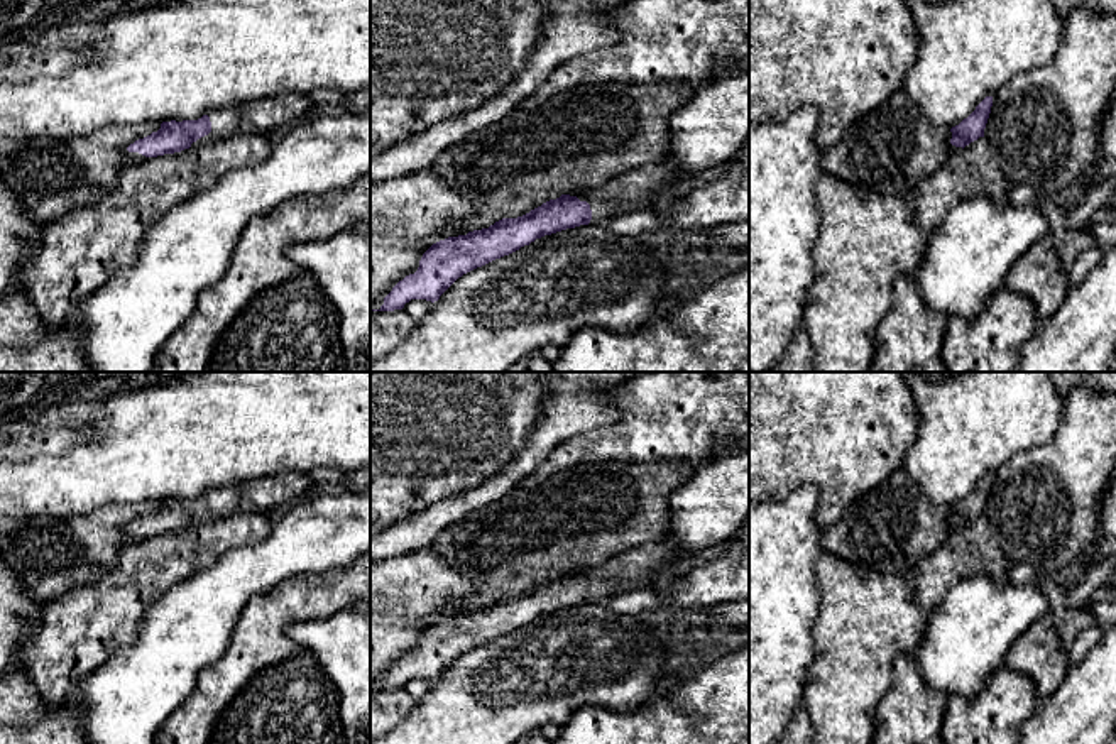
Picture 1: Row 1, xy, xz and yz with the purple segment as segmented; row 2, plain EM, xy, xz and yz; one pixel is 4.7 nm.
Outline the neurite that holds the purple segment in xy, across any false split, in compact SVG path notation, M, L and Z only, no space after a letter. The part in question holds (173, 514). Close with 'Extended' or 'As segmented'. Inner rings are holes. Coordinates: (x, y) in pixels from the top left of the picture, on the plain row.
M284 472L237 485L218 487L198 499L162 501L157 511L135 519L127 529L145 536L157 536L249 511L269 514L276 506L303 499L309 489L308 473Z. Extended

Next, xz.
M665 541L658 544L643 544L609 558L602 565L578 570L575 575L561 573L560 577L550 578L522 595L502 597L489 607L440 619L423 632L418 649L399 659L384 676L384 683L379 688L370 690L402 688L411 678L426 678L435 681L458 656L477 646L509 634L544 614L588 602L607 602L612 597L624 595L631 590L653 588L659 575L673 572L681 561L692 556L695 556L695 553L685 553Z. Extended

